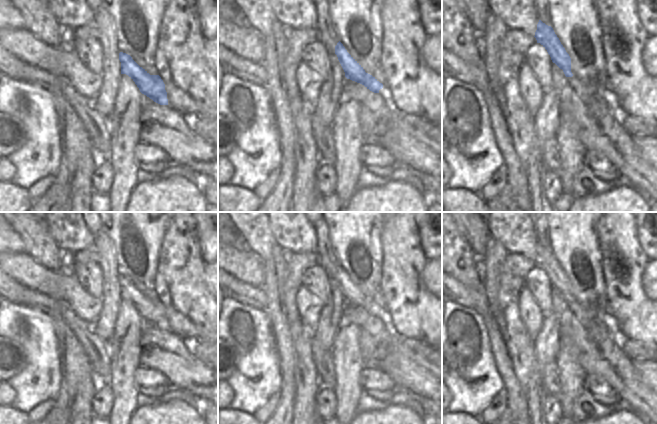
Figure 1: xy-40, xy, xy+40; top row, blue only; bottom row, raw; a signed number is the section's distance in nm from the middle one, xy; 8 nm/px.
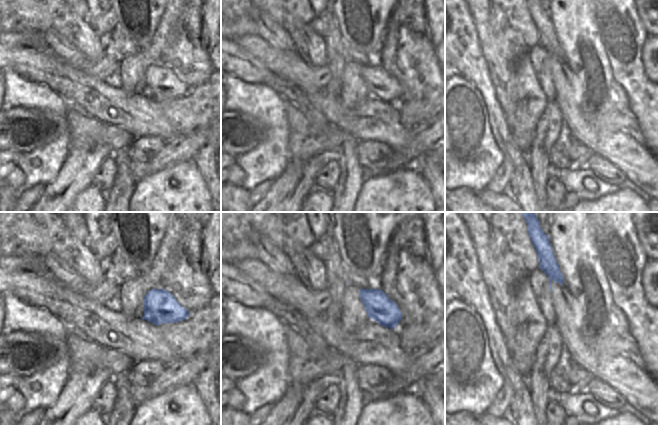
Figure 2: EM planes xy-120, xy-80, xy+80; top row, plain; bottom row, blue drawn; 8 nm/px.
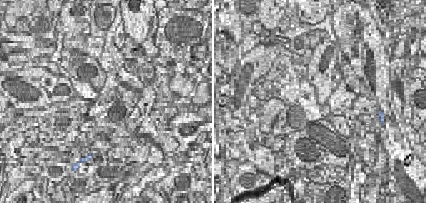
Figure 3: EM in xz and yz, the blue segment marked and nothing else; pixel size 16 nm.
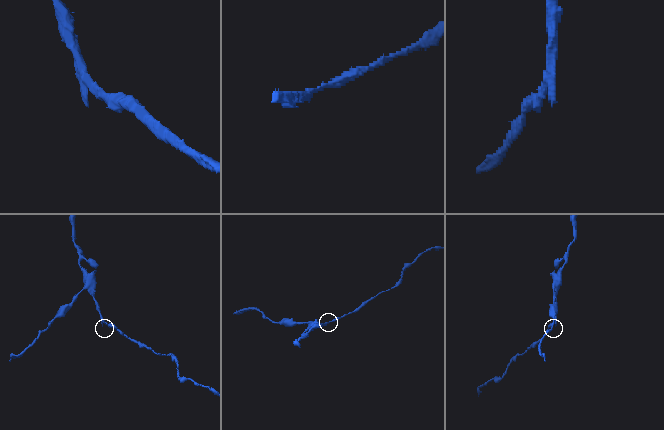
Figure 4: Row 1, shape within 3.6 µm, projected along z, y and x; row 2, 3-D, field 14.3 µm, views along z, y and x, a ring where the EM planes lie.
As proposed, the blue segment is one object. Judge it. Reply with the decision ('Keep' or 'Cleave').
Cleave

